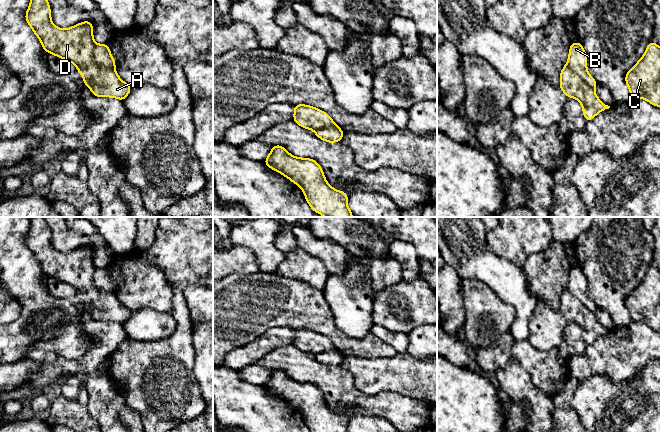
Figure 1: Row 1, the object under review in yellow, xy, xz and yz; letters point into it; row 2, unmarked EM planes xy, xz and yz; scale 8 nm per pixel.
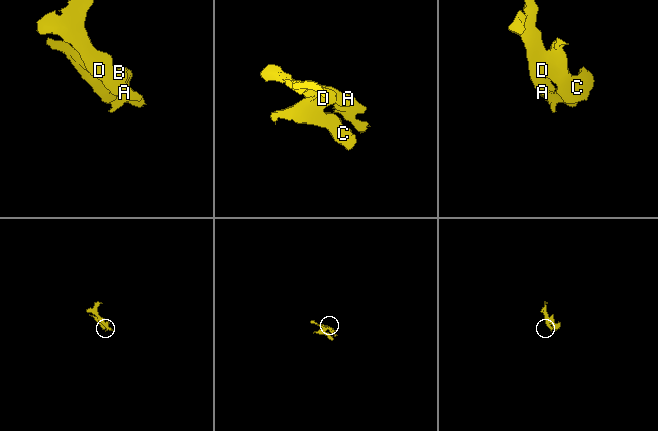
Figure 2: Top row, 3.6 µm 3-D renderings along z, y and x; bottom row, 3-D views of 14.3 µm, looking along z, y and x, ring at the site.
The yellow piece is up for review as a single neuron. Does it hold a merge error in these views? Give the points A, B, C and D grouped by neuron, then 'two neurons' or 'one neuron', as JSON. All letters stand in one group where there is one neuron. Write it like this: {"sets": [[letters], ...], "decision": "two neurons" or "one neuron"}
{"sets": [["A", "C", "D"], ["B"]], "decision": "two neurons"}

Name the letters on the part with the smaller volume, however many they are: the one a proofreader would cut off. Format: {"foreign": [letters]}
{"foreign": ["B"]}

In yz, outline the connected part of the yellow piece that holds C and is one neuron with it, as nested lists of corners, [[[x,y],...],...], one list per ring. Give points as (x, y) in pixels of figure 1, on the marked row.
[[[651,41],[641,59],[626,73],[625,82],[630,97],[642,98],[655,107],[660,107],[660,47]]]

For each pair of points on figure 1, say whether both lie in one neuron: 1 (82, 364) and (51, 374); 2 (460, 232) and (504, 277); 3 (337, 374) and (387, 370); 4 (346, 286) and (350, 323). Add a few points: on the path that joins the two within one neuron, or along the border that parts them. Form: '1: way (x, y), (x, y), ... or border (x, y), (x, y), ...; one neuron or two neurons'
1: way (74, 366), (61, 367), (59, 369); one neuron
2: way (471, 243), (493, 266); one neuron
3: border (339, 366), (352, 375), (354, 385), (364, 393); two neurons
4: way (349, 295), (350, 314); one neuron

